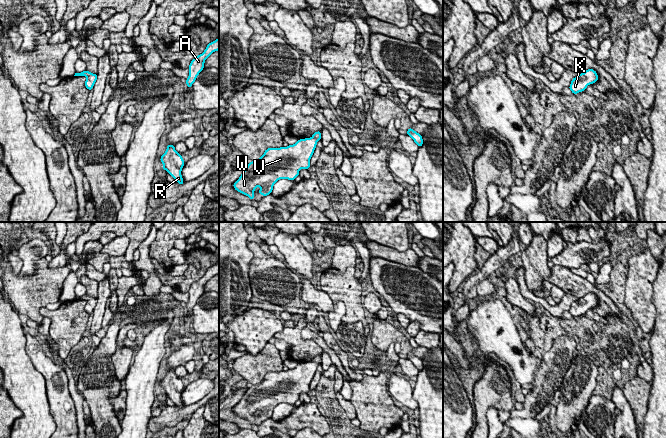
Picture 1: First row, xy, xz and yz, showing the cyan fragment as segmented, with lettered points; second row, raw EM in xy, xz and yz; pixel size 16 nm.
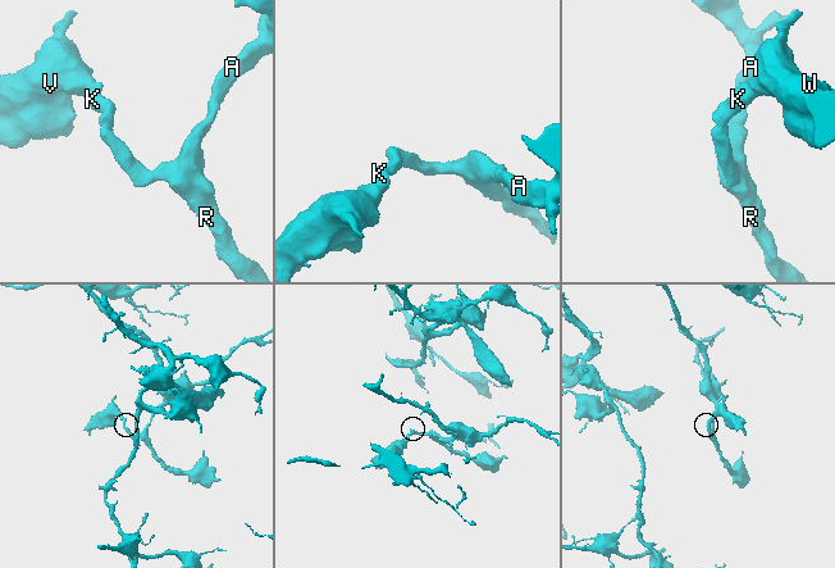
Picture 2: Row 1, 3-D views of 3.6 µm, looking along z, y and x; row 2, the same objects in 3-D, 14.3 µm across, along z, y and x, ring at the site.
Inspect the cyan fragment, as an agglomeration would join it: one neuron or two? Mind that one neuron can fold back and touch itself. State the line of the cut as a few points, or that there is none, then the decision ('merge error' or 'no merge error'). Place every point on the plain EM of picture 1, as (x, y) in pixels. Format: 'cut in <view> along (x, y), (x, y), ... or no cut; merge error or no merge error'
no cut; no merge error

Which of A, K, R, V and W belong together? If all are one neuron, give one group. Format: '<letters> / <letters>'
A K R V W

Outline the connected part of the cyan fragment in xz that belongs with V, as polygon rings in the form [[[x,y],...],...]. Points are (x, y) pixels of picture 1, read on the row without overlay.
[[[315,356],[311,362],[299,363],[294,369],[280,372],[268,372],[257,384],[251,385],[239,403],[233,408],[235,414],[254,424],[256,411],[262,420],[272,417],[274,408],[280,403],[295,404],[301,393],[310,392],[310,383],[321,356]]]

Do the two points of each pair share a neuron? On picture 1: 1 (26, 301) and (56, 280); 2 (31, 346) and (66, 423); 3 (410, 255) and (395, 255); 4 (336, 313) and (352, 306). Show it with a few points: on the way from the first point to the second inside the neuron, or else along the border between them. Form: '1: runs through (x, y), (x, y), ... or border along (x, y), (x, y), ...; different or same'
1: runs through (33, 294), (35, 292), (42, 292), (49, 286); same
2: runs through (45, 365), (61, 404); same
3: runs through (406, 255), (399, 255); same
4: border along (338, 300), (345, 307), (343, 322); different

